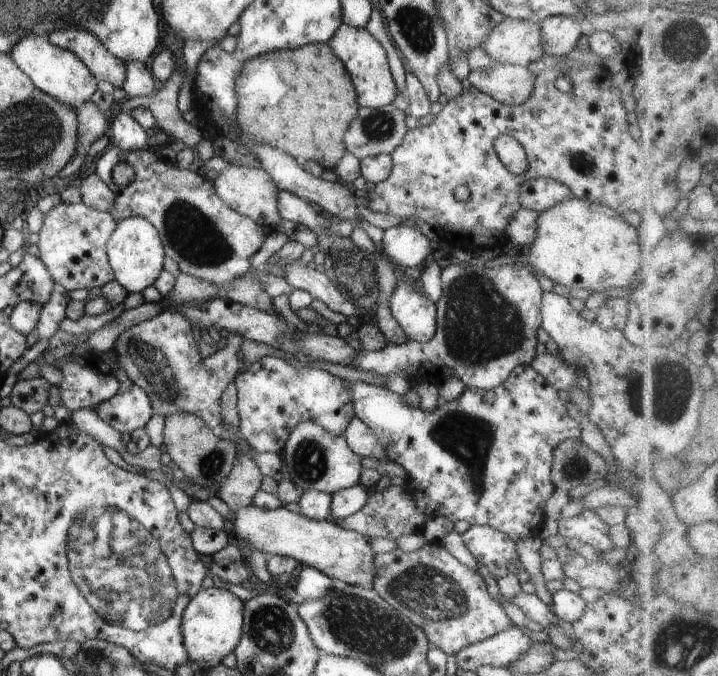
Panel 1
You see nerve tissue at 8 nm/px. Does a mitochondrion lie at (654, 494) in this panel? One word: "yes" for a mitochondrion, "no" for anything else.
no

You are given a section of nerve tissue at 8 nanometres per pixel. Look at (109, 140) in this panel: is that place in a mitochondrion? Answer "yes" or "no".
no

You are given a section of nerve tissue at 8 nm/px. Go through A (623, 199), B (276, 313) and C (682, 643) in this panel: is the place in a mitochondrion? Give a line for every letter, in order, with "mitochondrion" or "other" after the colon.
A: other
B: other
C: mitochondrion

